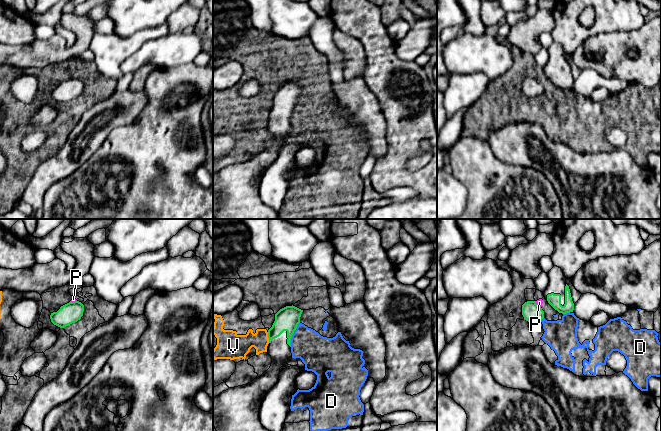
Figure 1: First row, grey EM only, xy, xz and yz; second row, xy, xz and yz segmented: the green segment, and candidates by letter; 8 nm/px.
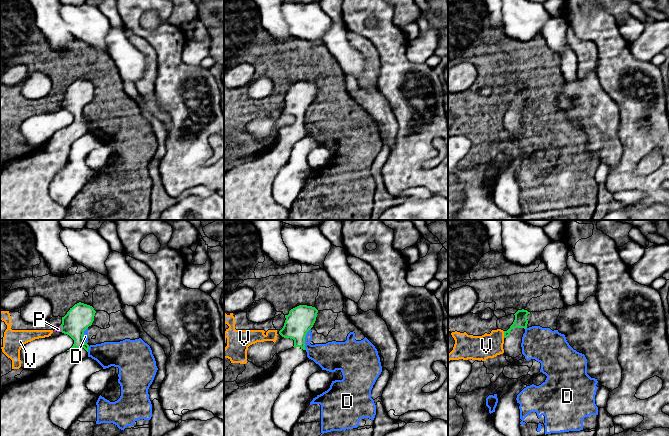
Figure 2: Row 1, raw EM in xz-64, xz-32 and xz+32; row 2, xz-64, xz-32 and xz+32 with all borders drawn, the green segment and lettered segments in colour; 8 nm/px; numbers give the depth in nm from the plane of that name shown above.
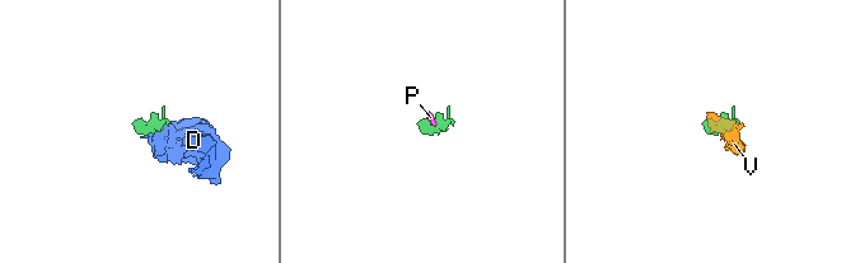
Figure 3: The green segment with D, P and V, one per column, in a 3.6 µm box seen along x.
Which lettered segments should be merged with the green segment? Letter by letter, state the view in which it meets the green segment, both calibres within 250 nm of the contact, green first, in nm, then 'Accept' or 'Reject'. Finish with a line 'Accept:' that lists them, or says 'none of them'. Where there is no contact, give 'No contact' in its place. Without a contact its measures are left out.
D: Touches green in xz. Thickness 190 nm (green) against 280 nm. Reject
P: Touches green in yz. Thickness 150 nm (green) against 50 nm. Reject
V: Touches green in xz. Thickness 190 nm (green) against 180 nm. Reject
Accept: none of them

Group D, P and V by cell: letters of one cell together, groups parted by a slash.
D P V

